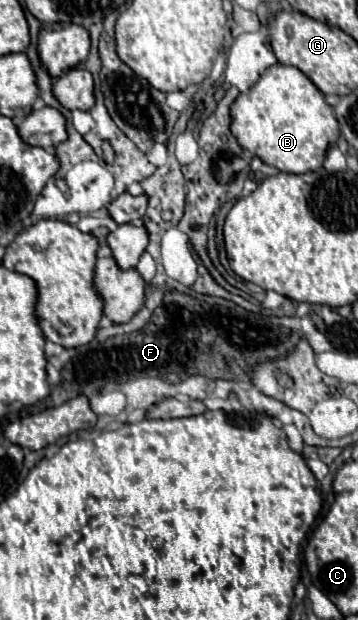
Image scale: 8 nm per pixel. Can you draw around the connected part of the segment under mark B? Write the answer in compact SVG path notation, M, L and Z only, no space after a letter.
M280 63L268 67L246 93L234 99L230 117L234 117L230 131L242 149L278 171L294 175L318 171L326 157L326 149L334 145L340 135L334 109L324 101L324 95L300 69Z

